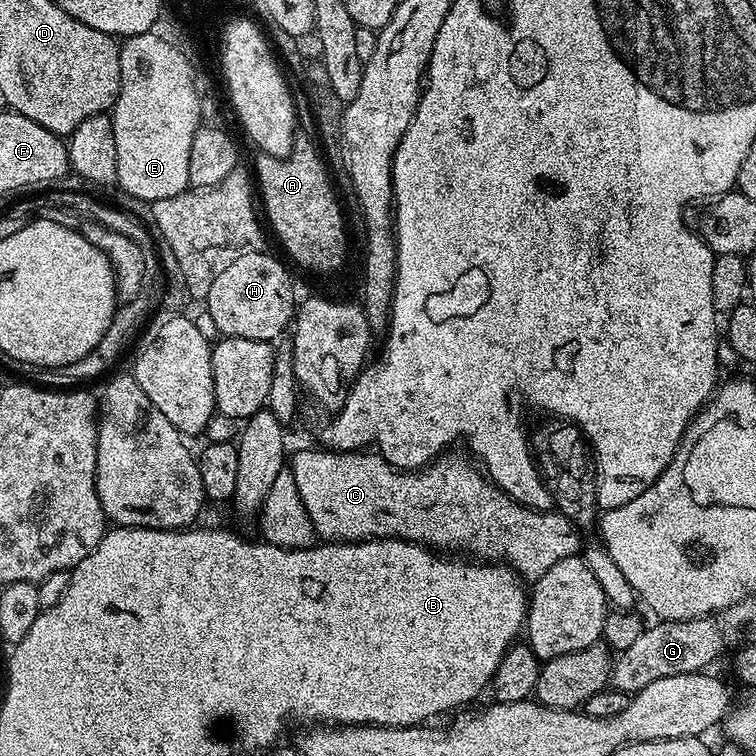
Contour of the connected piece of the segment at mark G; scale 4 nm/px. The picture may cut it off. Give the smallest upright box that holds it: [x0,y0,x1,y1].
[611,602,750,694]

